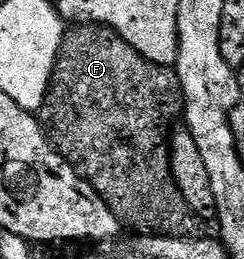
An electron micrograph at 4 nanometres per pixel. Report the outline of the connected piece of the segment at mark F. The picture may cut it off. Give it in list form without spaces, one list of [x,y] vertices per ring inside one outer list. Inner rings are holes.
[[[82,23],[66,30],[65,39],[61,42],[61,48],[53,66],[53,76],[49,82],[45,103],[41,107],[39,118],[42,124],[47,125],[49,142],[92,185],[95,193],[99,193],[99,197],[103,197],[103,201],[107,201],[107,205],[115,213],[115,217],[121,220],[126,228],[134,227],[131,228],[134,232],[143,235],[162,235],[175,238],[195,237],[202,234],[203,221],[191,209],[191,205],[187,205],[187,201],[183,201],[183,193],[179,193],[179,185],[175,185],[175,177],[169,164],[168,142],[171,128],[174,126],[172,123],[176,119],[178,122],[182,118],[184,106],[185,94],[181,88],[181,78],[177,76],[173,67],[155,65],[151,61],[147,61],[147,57],[143,57],[138,51],[131,49],[131,45],[127,45],[127,41],[123,41],[123,37],[111,27],[105,27],[102,23]]]

